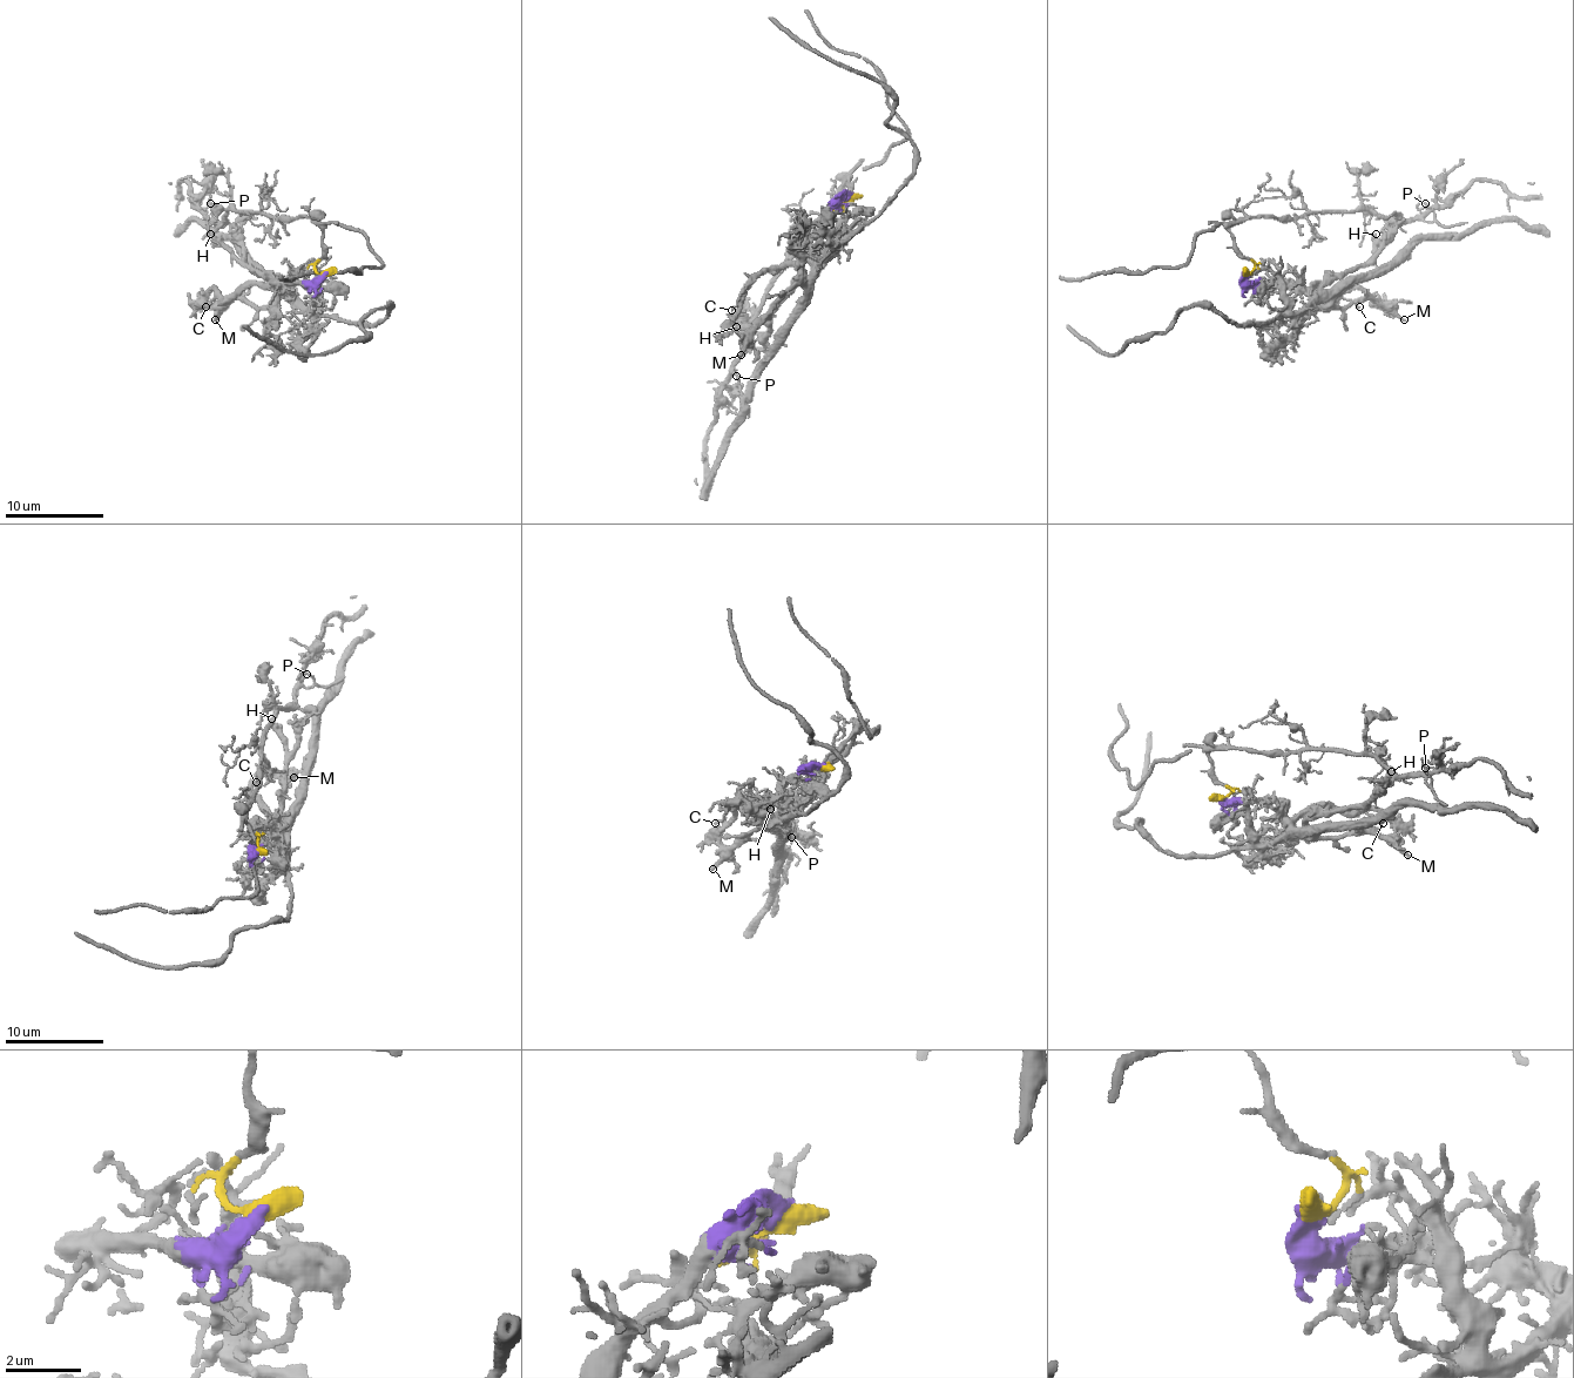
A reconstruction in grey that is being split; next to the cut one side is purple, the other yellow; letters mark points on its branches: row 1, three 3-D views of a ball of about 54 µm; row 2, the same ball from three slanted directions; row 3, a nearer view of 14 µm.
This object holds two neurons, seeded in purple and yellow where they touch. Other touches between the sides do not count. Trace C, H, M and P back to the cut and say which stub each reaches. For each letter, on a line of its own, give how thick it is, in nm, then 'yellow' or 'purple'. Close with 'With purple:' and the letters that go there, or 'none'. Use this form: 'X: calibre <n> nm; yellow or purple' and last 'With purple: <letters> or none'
C: calibre 140 nm; purple
H: calibre 380 nm; purple
M: calibre 200 nm; purple
P: calibre 110 nm; yellow
With purple: C, H, M

